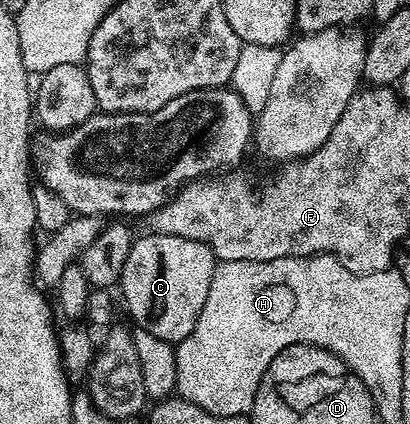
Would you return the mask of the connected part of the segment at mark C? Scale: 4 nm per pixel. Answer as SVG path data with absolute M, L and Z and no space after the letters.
M155 232L145 235L139 235L128 250L120 289L126 299L126 308L135 320L133 323L176 346L192 334L196 318L200 318L200 310L204 310L216 258L204 242L196 242L192 238L176 238L172 234Z

